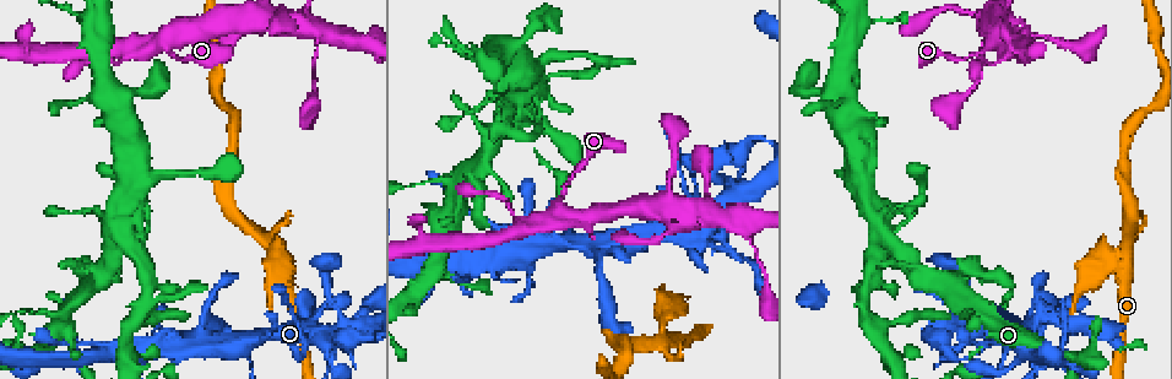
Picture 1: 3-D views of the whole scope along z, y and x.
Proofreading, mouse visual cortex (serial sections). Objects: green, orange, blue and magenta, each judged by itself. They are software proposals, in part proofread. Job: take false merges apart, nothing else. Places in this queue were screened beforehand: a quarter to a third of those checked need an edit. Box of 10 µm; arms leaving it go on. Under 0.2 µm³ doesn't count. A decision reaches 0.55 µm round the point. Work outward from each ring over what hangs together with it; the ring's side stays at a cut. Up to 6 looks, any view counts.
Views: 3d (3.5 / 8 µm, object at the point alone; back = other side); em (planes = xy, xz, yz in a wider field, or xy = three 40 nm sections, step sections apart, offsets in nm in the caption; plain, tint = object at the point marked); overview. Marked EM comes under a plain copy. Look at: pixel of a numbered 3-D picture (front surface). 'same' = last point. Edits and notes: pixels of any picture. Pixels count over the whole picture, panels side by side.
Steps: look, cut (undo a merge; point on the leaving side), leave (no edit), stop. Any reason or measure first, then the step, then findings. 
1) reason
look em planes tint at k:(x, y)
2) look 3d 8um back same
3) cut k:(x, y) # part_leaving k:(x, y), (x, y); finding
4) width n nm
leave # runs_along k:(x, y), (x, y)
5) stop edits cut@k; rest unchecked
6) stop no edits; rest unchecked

abrupt turn
look 3d 3.5um at 1:(1112, 265)

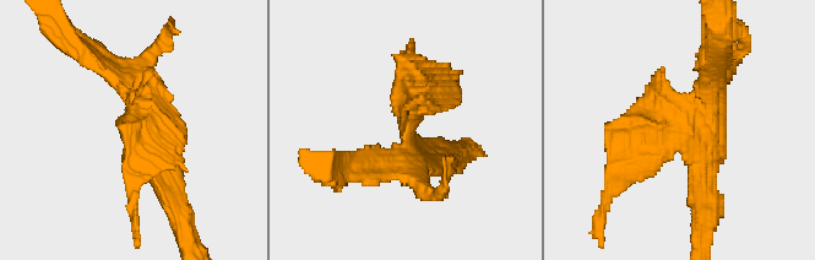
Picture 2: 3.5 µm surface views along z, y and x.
shape alone is not enough
look em xy step 2 tint at 2:(405, 128)

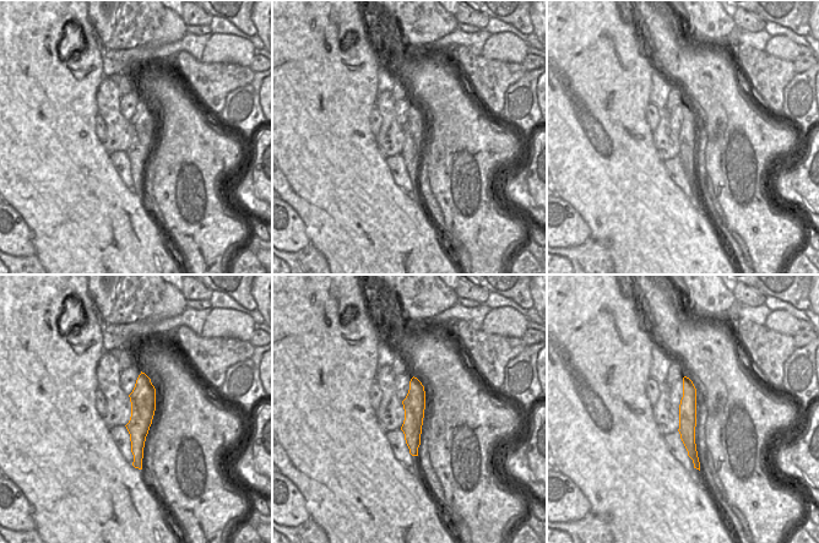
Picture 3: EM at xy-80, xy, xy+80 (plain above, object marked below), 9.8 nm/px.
cut 2:(408, 103) # part_leaving 2:(413, 144), (405, 55); two cells meet here

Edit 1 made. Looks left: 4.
look overview

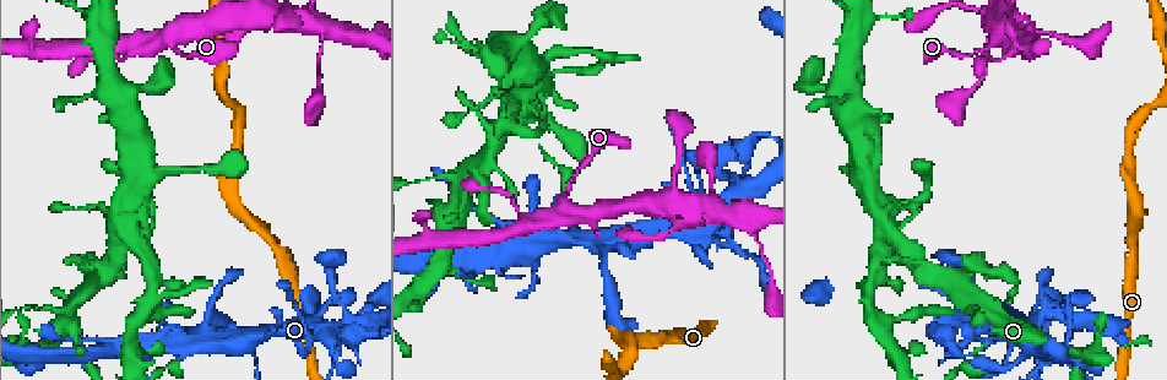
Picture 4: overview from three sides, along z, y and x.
three arms meet
look 3d 3.5um at 4:(443, 271)

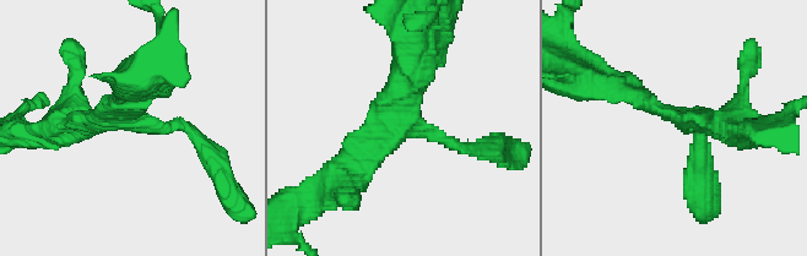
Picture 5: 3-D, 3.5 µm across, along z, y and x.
arm_widths 150, 300, 300 nm
leave # runs_along 5:(416, 59), (405, 121), (337, 181); one cell here

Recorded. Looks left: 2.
look 3d 8um at 4:(730, 240)

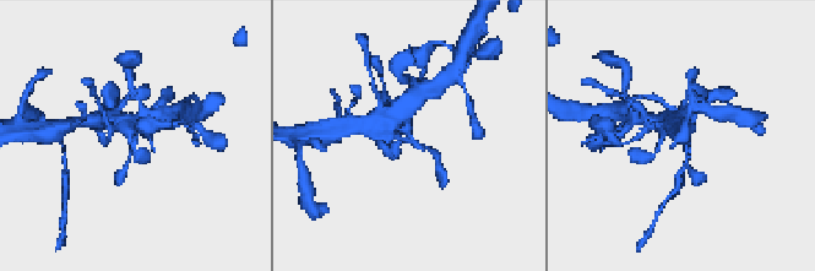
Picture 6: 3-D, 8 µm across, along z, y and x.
look em xy step 2 tint same

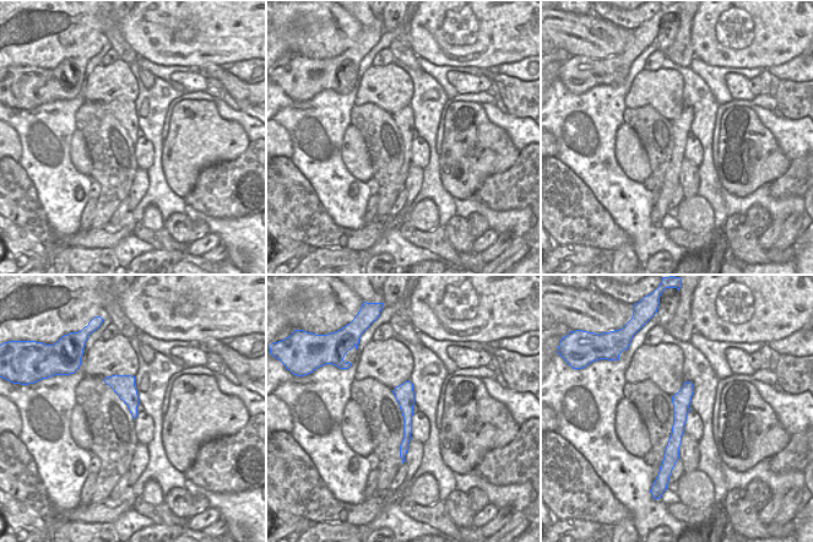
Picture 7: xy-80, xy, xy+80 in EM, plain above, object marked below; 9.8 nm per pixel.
leave # all the same cell

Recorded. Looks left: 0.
stop edits cut@2; rest unchecked

